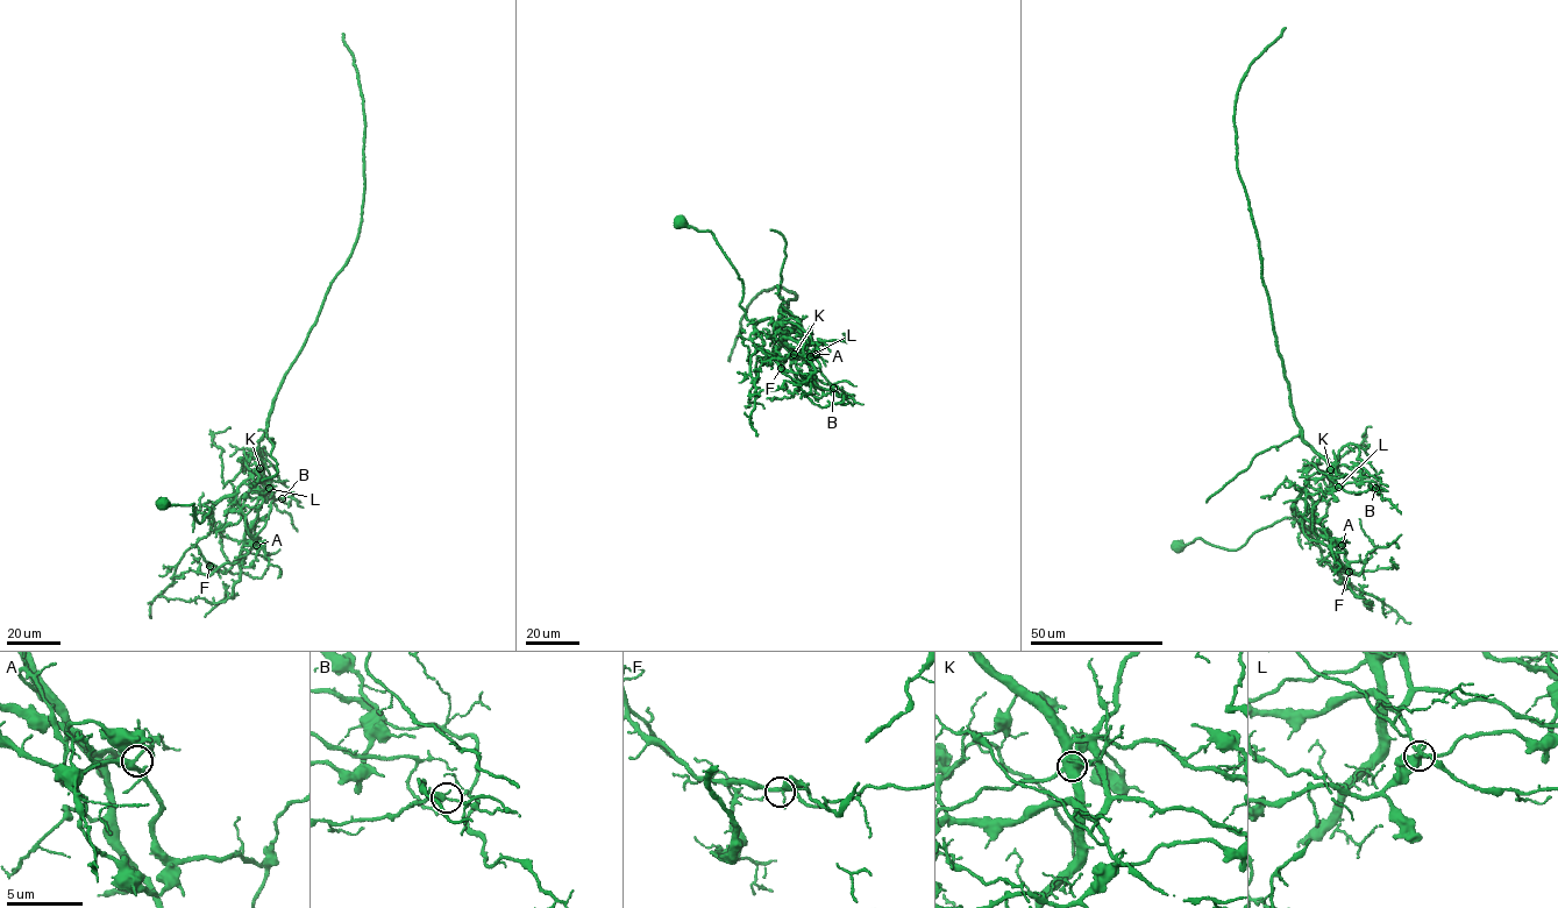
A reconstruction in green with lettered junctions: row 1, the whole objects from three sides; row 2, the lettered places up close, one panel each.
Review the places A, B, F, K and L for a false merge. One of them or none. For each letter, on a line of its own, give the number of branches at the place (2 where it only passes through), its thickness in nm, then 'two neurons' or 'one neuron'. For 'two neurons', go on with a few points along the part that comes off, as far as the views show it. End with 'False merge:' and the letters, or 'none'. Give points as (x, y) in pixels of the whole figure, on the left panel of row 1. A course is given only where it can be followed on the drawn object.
A: 4 branches meet; 300 nm thick; one neuron
B: 4 branches meet; 300 nm thick; one neuron
F: 4 branches meet; 240 nm thick; one neuron
K: 5 branches meet; 650 nm thick; two neurons; foreign part runs (261, 469), (258, 451), (274, 399), (329, 284), (351, 253), (361, 218), (364, 110), (343, 34)
L: 5 branches meet; 300 nm thick; one neuron
False merge: K

